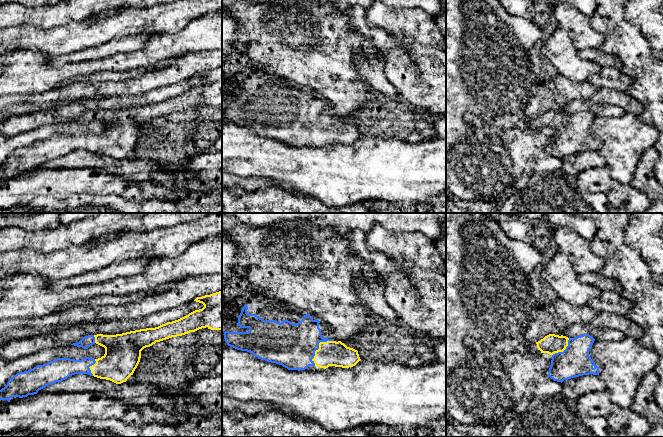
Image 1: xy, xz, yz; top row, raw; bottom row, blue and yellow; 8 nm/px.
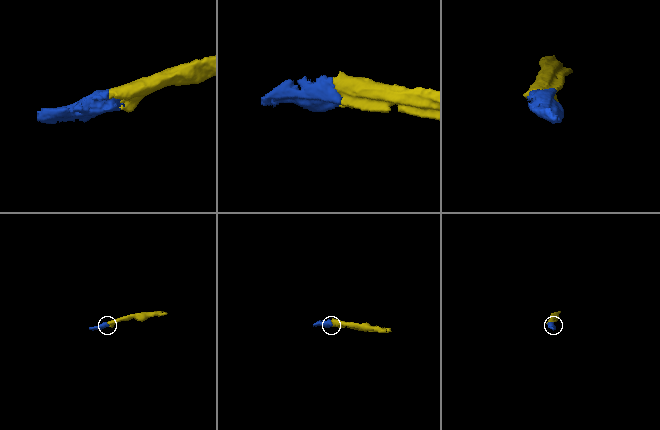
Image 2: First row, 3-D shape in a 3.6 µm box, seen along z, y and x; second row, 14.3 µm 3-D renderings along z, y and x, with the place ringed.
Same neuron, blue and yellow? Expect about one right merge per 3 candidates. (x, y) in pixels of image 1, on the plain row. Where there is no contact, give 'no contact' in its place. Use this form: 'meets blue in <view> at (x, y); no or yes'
meets blue in xz at (318, 123); yes

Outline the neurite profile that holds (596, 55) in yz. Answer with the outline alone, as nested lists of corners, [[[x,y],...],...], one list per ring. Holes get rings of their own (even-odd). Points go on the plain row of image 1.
[[[600,48],[584,49],[579,51],[578,55],[581,59],[595,62],[600,67],[613,66],[623,69],[623,63],[618,57],[610,53],[605,53]]]

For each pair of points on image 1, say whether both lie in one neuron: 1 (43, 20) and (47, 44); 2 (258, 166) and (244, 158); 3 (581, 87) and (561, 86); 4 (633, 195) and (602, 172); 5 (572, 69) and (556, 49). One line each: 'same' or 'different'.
1: different
2: same
3: same
4: same
5: same

